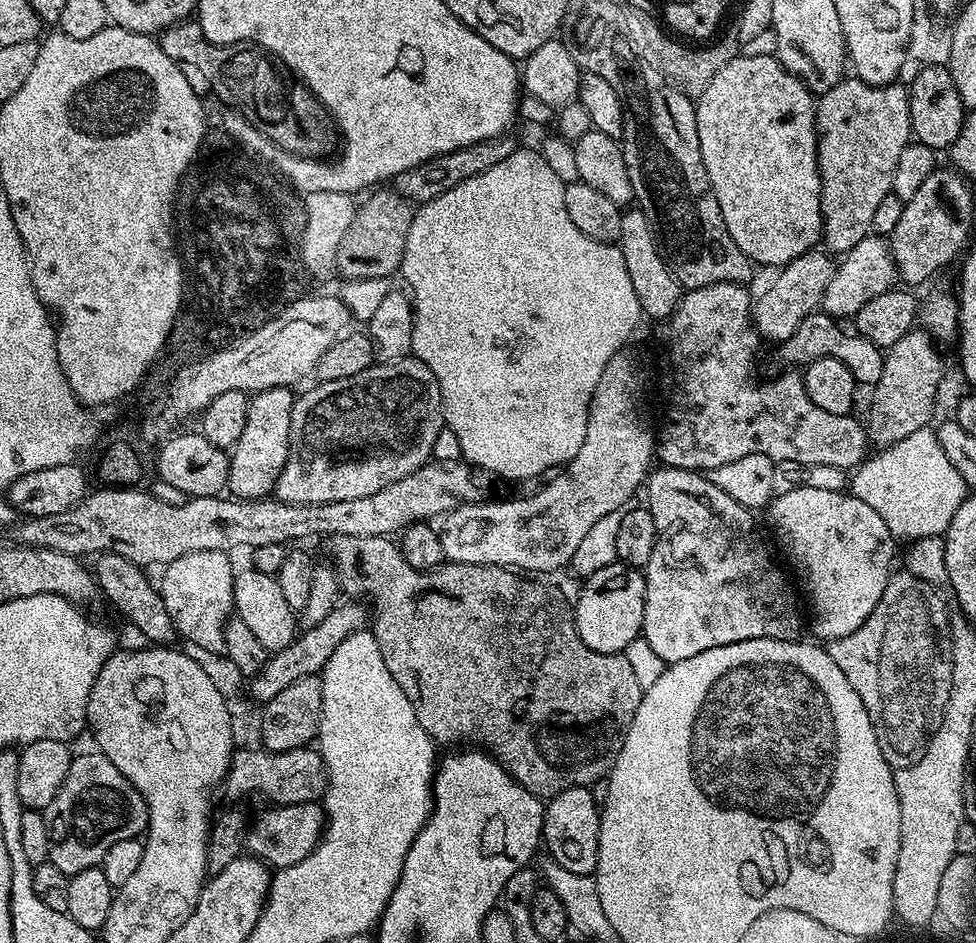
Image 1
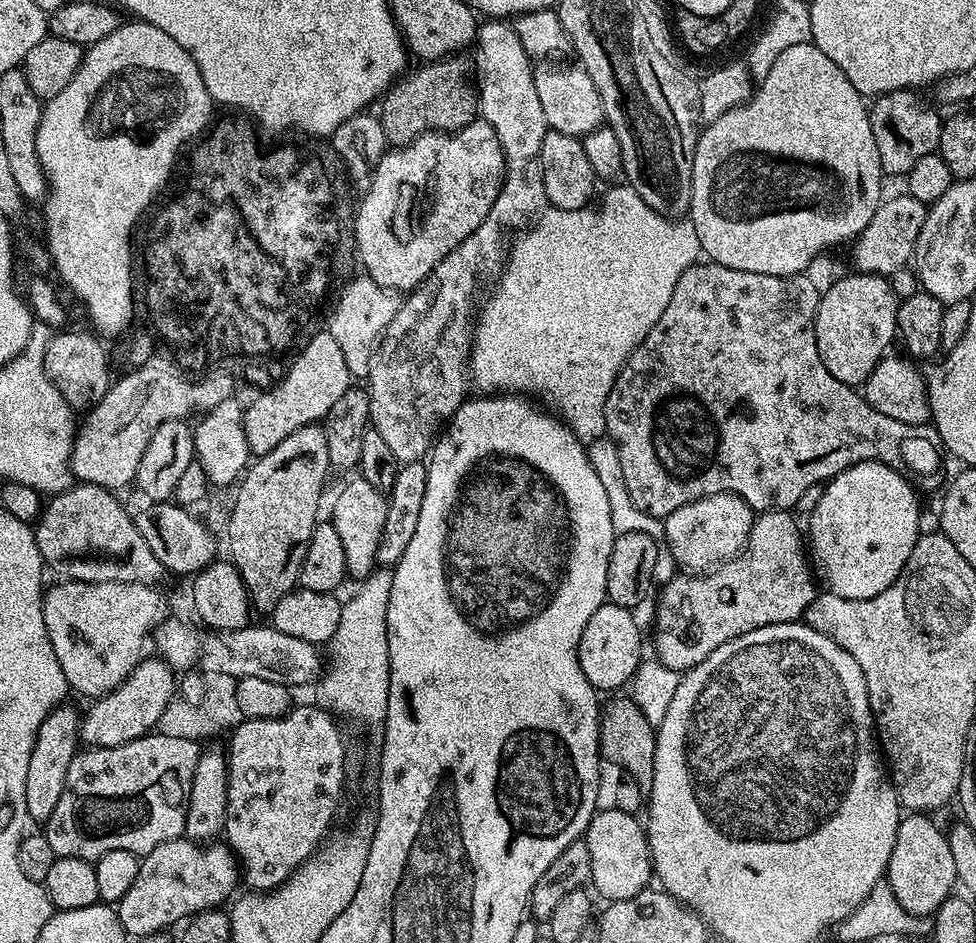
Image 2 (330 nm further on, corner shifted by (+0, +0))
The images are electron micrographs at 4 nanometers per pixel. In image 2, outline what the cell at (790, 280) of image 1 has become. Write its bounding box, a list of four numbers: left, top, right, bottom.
[853,192,927,276]

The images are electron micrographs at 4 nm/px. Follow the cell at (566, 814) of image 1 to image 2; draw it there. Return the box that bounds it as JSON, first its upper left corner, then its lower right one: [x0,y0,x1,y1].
[583,806,654,901]

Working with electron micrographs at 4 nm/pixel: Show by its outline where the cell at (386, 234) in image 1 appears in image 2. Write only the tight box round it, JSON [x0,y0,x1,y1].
[378,58,478,145]

